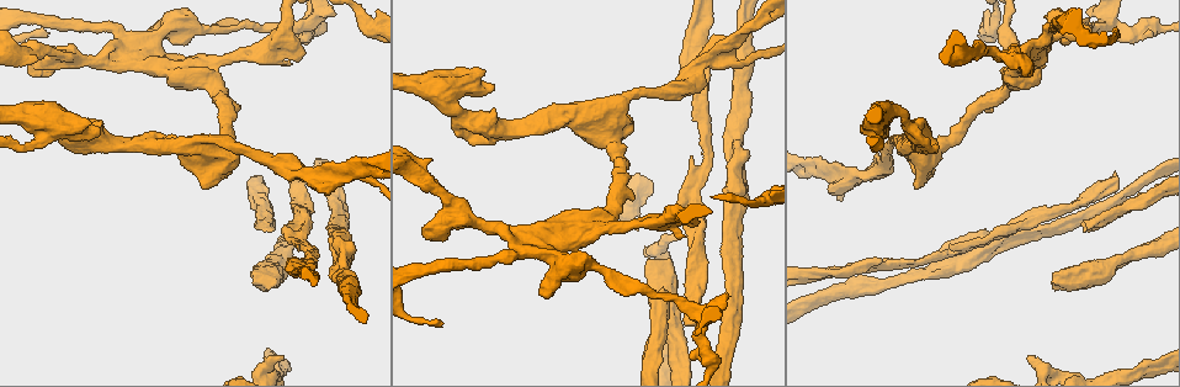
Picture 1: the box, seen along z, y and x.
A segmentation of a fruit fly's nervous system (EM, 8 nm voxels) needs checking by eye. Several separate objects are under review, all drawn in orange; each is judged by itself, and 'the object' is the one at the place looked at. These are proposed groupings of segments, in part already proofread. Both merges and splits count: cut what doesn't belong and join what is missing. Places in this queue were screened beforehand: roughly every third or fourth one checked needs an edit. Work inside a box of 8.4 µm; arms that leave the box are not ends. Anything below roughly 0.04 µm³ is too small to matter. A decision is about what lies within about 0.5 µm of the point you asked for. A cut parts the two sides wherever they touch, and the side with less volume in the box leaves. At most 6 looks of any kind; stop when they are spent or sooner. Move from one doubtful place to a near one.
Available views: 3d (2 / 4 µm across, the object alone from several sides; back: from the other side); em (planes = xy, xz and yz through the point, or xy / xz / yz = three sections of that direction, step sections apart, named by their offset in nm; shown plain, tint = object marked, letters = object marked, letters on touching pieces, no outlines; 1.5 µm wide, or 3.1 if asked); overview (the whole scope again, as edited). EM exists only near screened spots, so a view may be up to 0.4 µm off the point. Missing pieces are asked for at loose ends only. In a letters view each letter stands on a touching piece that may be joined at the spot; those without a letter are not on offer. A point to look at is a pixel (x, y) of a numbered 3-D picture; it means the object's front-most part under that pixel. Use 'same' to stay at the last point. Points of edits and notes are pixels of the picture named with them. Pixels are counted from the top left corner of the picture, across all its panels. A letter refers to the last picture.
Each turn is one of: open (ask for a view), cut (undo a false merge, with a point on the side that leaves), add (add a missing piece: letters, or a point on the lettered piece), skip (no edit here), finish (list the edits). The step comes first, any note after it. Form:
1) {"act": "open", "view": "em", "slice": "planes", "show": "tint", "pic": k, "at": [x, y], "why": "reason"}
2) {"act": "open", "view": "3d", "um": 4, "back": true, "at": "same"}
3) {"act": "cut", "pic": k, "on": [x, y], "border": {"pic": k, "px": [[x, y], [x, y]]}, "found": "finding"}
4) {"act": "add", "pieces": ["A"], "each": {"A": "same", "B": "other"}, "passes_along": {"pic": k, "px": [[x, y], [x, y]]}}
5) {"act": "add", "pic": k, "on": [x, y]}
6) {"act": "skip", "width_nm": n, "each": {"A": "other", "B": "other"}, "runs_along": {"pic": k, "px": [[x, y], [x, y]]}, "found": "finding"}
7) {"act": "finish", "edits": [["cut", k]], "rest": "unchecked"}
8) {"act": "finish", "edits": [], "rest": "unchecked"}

{"act": "open", "view": "em", "slice": "planes", "show": "letters", "pic": 1, "at": [280, 359], "why": "an open end"}

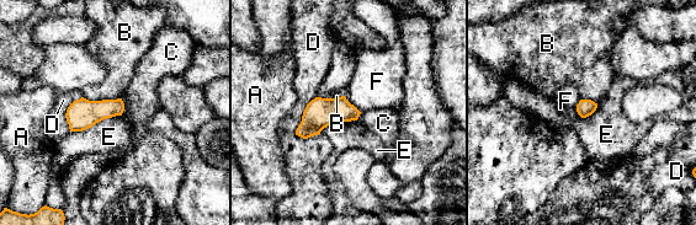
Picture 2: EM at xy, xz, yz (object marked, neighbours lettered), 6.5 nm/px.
{"act": "skip", "each": {"A": "other", "B": "other", "C": "other", "D": "other", "E": "other", "F": "other"}, "border": {"pic": 2, "px": [[121, 114], [70, 132]]}, "found": "no lettered piece goes on from it"}

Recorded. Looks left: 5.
{"act": "open", "view": "3d", "um": 4, "pic": 1, "at": [270, 276], "why": "an open end"}

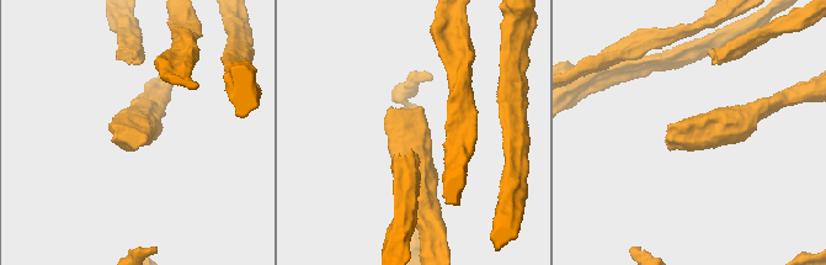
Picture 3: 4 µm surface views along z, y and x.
{"act": "open", "view": "em", "slice": "planes", "show": "letters", "pic": 3, "at": [670, 132], "why": "now the EM"}

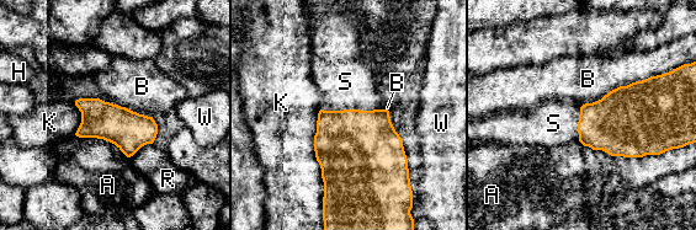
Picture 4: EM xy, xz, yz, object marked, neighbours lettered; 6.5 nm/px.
{"act": "add", "pic": 4, "on": [345, 81], "each": {"A": "other", "B": "other", "H": "other", "K": "other", "R": "other", "S": "same", "W": "other"}, "passes_along": {"pic": 4, "px": [[354, 148], [351, 110], [345, 81]]}, "found": "the neuron continues"}

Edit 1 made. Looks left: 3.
{"act": "open", "view": "3d", "um": 4, "pic": 1, "at": [1114, 176]}

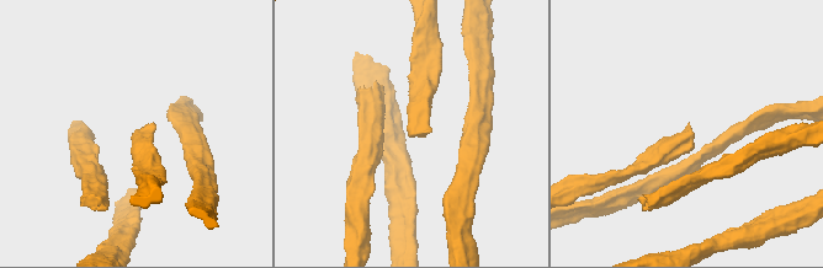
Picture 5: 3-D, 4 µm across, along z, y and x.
{"act": "open", "view": "em", "slice": "yz", "step": 4, "show": "letters", "pic": 5, "at": [154, 123], "why": "shape alone is not enough"}

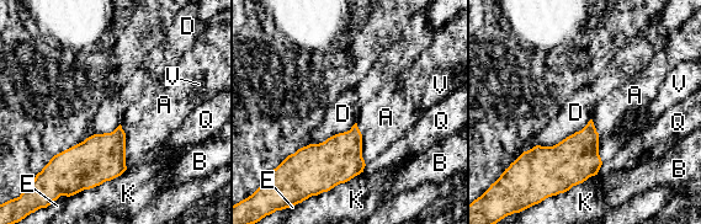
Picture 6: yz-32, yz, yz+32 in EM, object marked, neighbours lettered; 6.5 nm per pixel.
{"act": "open", "view": "em", "slice": "xy", "step": 8, "show": "letters", "at": "same"}

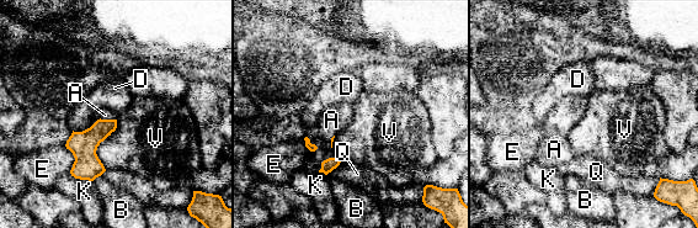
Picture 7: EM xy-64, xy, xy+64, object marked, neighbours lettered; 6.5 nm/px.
{"act": "add", "pic": 7, "on": [331, 120], "each": {"A": "same", "B": "other", "D": "other", "E": "other", "K": "other", "Q": "other", "V": "other"}, "passes_along": {"pic": 7, "px": [[312, 147], [313, 144], [331, 120]]}, "found": "it goes on there"}

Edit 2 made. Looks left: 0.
{"act": "finish", "edits": [["add", 4], ["add", 7]], "rest": "unchecked"}

